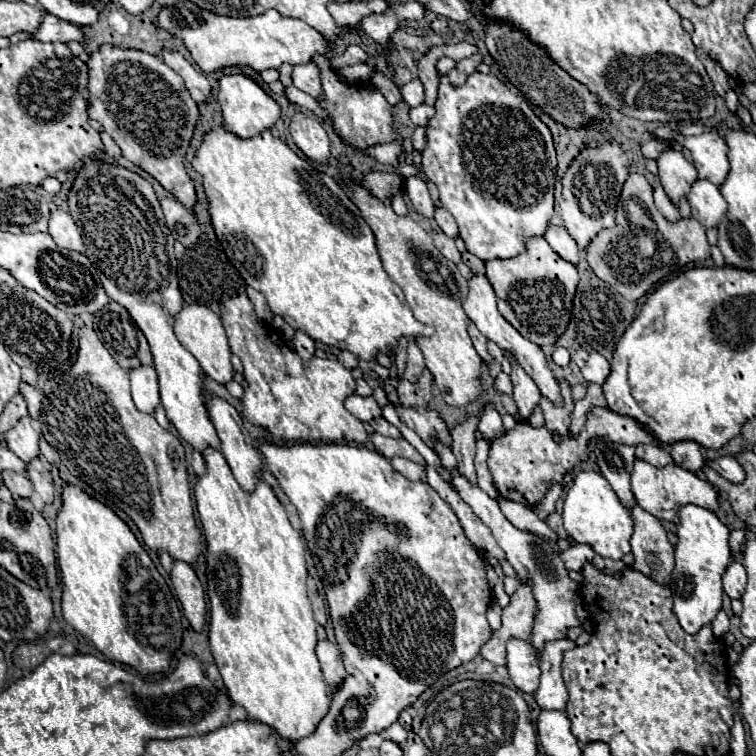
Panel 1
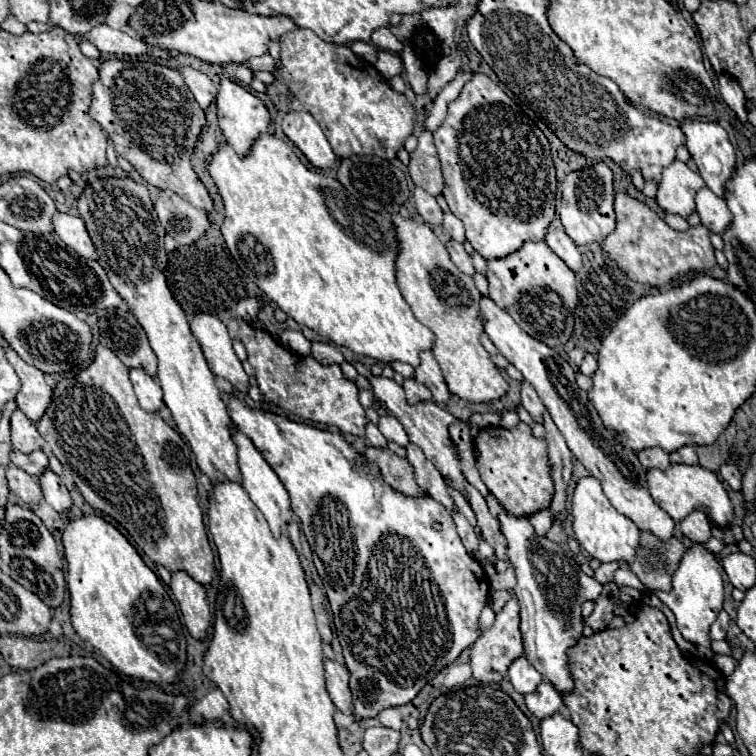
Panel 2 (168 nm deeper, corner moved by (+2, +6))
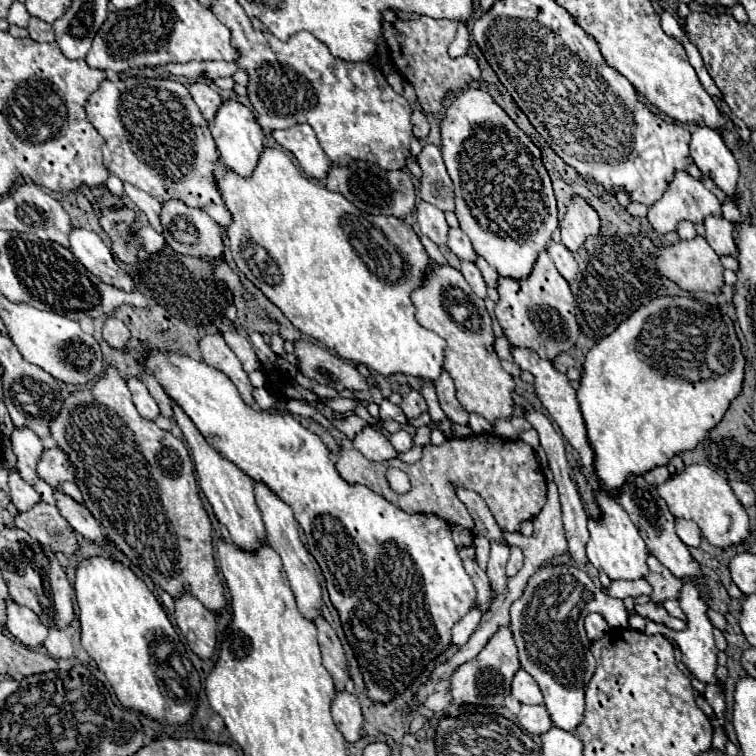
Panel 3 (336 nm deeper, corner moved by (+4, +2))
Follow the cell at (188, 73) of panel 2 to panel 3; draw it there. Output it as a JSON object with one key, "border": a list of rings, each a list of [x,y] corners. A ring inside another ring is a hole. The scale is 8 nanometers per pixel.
{"border":[[[194,82],[194,84],[188,86],[188,90],[190,90],[194,102],[198,104],[202,116],[204,116],[208,122],[212,122],[216,110],[218,110],[220,104],[222,104],[222,96],[220,96],[214,88],[210,88],[208,84],[204,84],[204,82]]]}

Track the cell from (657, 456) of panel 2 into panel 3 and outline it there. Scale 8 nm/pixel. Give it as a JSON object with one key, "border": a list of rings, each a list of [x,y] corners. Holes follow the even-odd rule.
{"border":[[[658,466],[658,468],[654,468],[654,470],[650,470],[650,472],[644,474],[644,480],[646,480],[648,484],[652,484],[652,486],[664,484],[668,478],[670,478],[670,474],[668,474],[666,466]]]}

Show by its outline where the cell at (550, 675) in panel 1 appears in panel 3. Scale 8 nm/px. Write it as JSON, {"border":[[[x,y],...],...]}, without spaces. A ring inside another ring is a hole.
{"border":[[[540,704],[540,706],[522,706],[520,712],[518,712],[518,720],[520,720],[520,726],[528,734],[534,734],[534,736],[542,736],[552,728],[550,716],[548,716],[544,704]]]}

